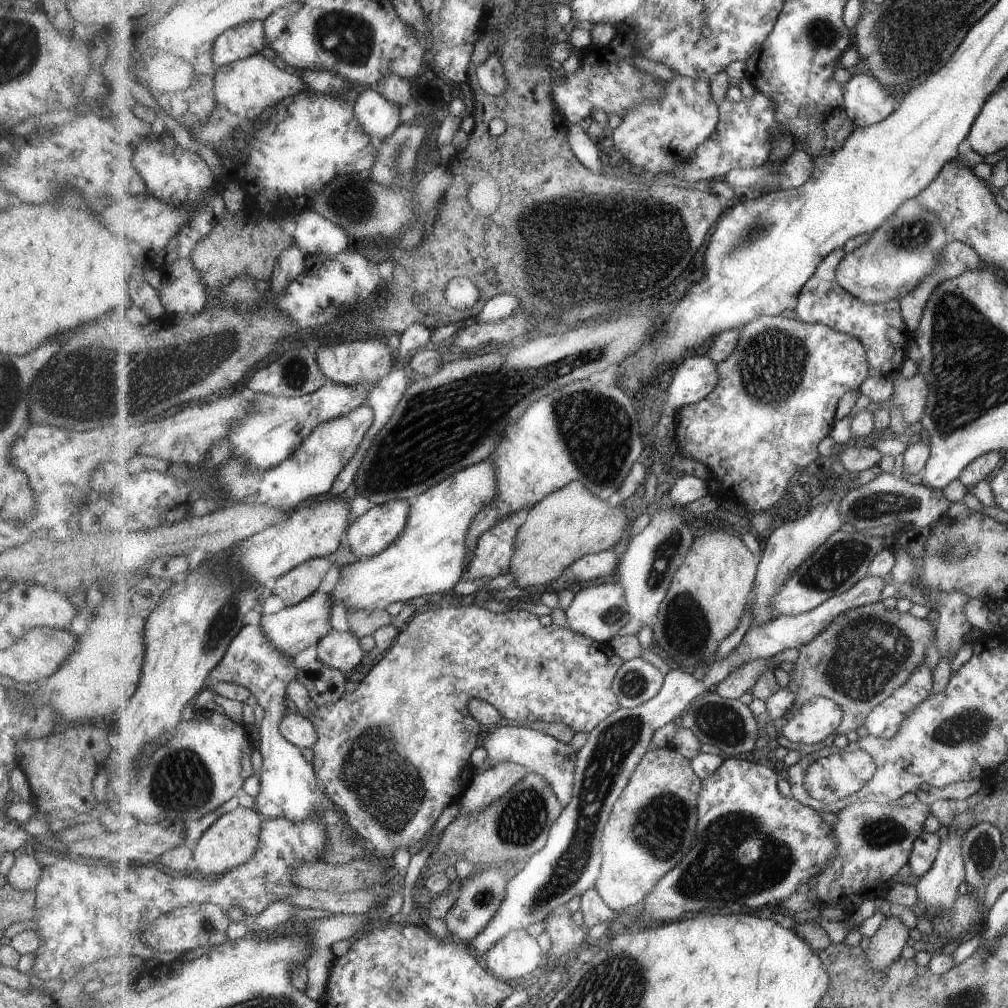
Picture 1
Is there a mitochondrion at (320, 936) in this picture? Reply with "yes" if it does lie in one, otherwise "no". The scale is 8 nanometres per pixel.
no

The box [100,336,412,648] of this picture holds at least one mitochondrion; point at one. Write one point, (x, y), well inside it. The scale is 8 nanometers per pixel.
(184, 439)

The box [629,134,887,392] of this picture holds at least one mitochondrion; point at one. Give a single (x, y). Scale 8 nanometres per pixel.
(662, 223)

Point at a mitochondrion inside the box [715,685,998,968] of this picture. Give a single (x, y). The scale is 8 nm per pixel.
(972, 725)

